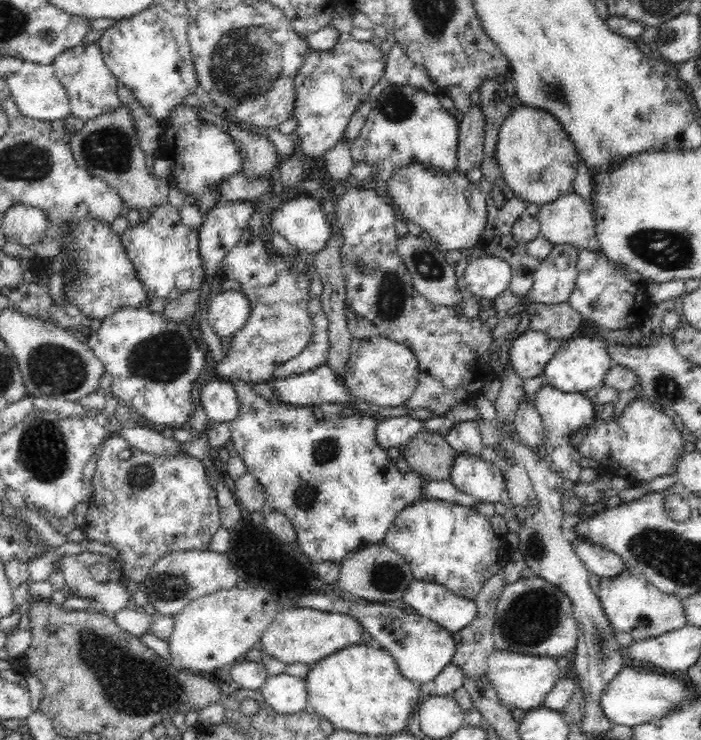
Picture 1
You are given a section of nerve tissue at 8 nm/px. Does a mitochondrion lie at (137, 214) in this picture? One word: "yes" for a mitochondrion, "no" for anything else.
no

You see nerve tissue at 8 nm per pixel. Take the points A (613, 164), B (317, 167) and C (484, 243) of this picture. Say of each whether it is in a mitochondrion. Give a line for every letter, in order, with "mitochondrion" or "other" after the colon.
A: other
B: other
C: other

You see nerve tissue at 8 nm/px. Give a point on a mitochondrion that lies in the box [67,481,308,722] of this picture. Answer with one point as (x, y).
(132, 686)

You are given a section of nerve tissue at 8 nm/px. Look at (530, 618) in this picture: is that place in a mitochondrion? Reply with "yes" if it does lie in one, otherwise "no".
yes

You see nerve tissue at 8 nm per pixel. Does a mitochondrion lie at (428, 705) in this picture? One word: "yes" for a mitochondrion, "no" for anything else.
no

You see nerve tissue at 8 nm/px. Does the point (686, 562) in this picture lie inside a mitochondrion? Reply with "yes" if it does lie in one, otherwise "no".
yes

